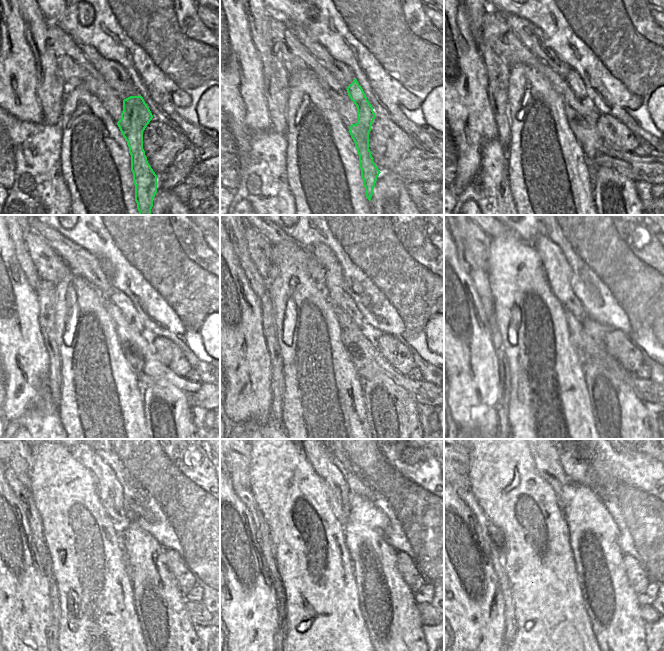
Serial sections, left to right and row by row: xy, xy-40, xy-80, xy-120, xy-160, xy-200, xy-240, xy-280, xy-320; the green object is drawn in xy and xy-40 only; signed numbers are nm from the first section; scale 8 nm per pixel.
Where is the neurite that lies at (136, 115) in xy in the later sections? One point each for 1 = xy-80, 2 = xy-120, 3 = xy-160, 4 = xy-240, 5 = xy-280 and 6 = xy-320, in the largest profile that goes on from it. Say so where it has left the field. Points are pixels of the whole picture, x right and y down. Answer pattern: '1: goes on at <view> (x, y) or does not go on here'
1: goes on at xy-80 (573, 79)
2: goes on at xy-120 (121, 300)
3: goes on at xy-160 (333, 273)
4: goes on at xy-240 (110, 491)
5: goes on at xy-280 (338, 493)
6: goes on at xy-320 (547, 463)

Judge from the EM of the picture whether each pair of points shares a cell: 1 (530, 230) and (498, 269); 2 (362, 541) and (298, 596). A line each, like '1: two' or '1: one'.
1: two
2: two

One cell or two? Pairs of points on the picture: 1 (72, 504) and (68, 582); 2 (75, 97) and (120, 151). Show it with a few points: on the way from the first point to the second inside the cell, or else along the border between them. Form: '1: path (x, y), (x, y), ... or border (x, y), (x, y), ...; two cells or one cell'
1: path (72, 523), (72, 563); one cell
2: path (91, 104), (107, 120), (108, 128), (114, 136); one cell

